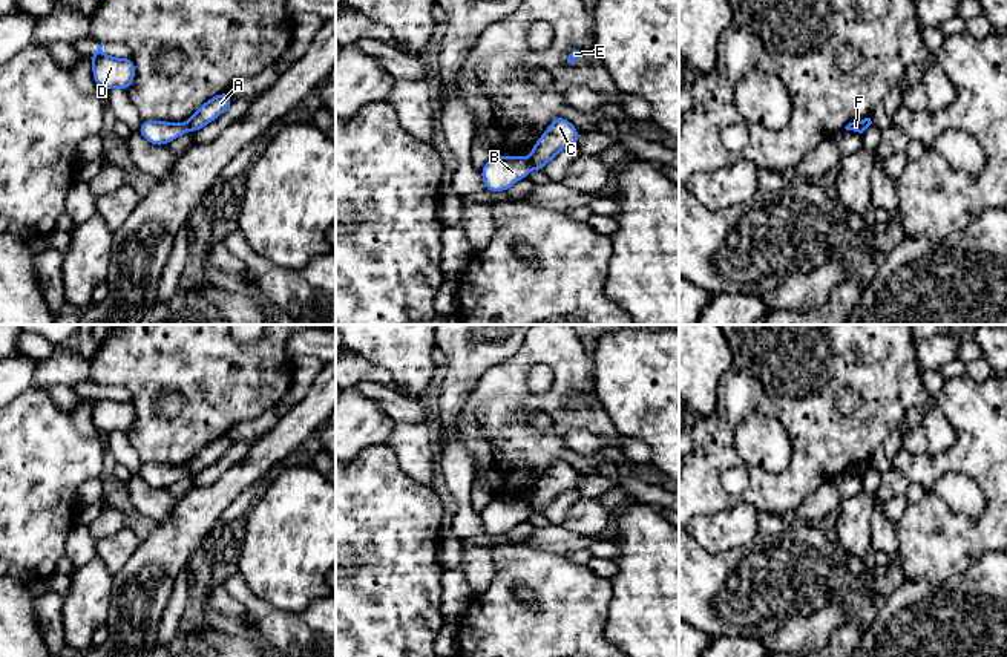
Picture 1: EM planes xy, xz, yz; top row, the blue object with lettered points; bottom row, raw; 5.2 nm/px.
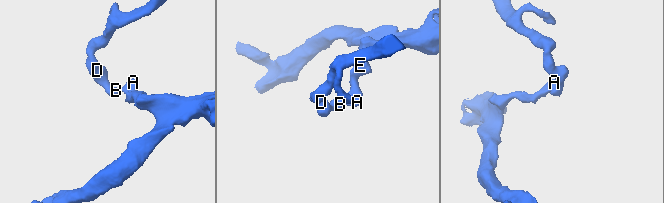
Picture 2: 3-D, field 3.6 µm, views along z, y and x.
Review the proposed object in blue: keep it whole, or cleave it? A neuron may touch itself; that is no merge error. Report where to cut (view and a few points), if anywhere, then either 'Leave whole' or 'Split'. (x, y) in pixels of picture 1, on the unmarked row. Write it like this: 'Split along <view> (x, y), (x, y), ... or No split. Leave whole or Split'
Split along xz (528, 503), (532, 510). Split

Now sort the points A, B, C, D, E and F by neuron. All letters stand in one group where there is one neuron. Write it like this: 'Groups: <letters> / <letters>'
Groups: A C E F / B D

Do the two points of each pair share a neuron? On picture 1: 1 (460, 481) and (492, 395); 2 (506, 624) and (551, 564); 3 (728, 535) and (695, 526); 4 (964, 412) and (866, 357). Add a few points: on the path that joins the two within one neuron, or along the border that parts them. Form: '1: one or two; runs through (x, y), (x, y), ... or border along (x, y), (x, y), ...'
1: two; border along (455, 421), (455, 435), (474, 463), (475, 478)
2: one; runs through (528, 624), (535, 624), (551, 608), (551, 585)
3: one; runs through (721, 532), (702, 527)
4: two; border along (937, 400), (954, 432)

